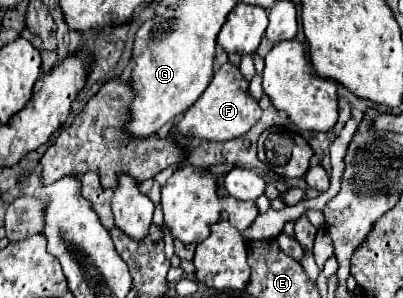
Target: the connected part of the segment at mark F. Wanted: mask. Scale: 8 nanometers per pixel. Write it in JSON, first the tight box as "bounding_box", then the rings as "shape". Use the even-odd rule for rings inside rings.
{"bounding_box":[176,63,262,141],"shape":[[[224,63],[220,69],[214,71],[214,77],[206,91],[198,97],[198,101],[186,111],[182,121],[178,121],[176,129],[182,135],[194,135],[212,141],[228,141],[234,137],[244,135],[262,115],[258,101],[248,91],[248,81],[242,77],[238,65]]]}

